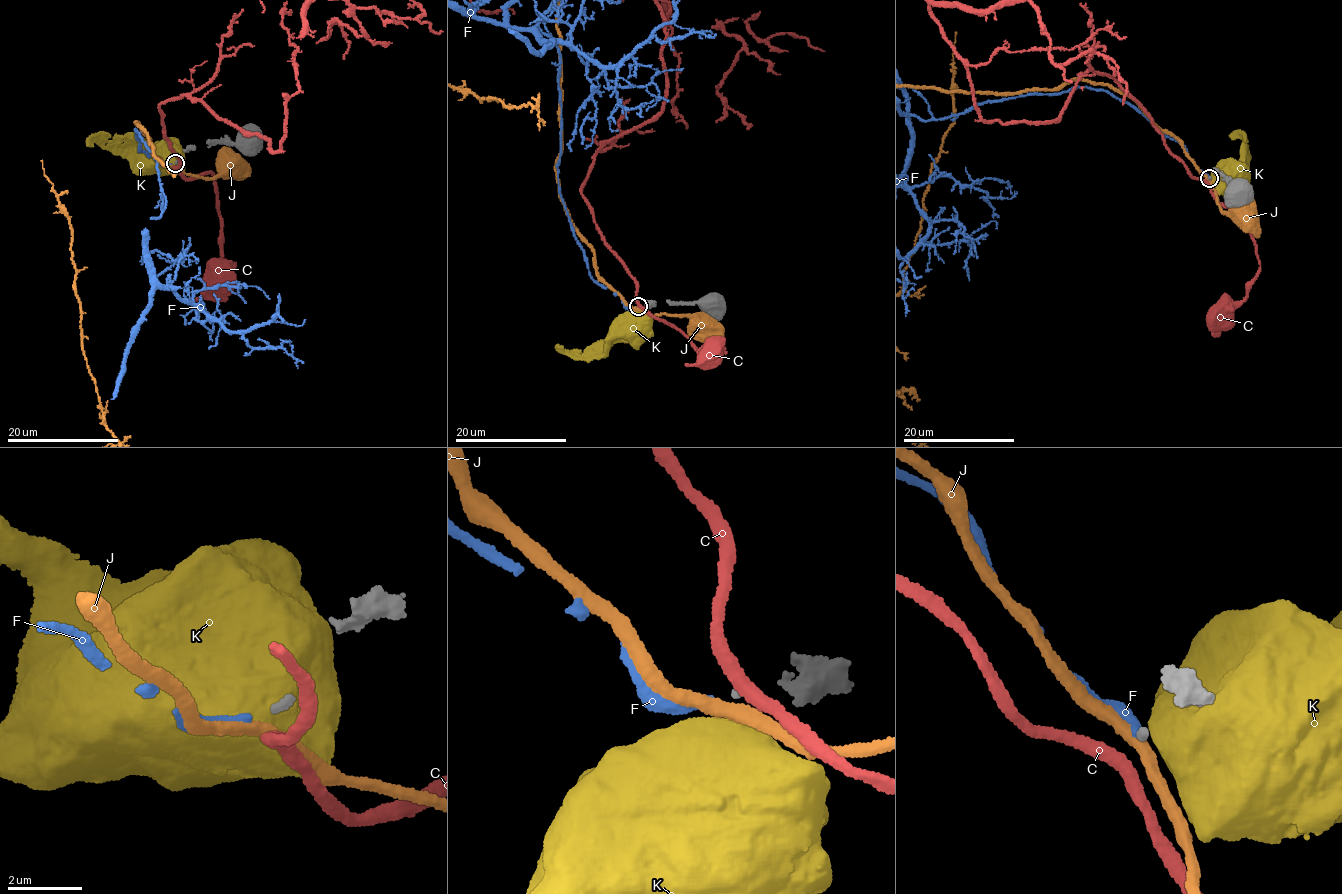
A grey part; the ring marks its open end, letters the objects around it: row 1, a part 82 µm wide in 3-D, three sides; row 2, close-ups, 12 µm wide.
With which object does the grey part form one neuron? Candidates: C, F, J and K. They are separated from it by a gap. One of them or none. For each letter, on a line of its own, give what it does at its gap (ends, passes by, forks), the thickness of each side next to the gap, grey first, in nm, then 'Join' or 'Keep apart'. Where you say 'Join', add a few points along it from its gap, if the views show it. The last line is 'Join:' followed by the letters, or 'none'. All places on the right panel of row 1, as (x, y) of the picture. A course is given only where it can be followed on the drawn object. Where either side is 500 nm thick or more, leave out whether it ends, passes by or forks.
C: It passes by. Thickness 200 nm (grey) against 360 nm. Keep apart
F: It ends there. Thickness 200 nm (grey) against 240 nm. Join
J: It passes by. Thickness 200 nm (grey) against 360 nm. Keep apart
K: Thickness 200 nm (grey) against 850 nm. Keep apart
Join: F

